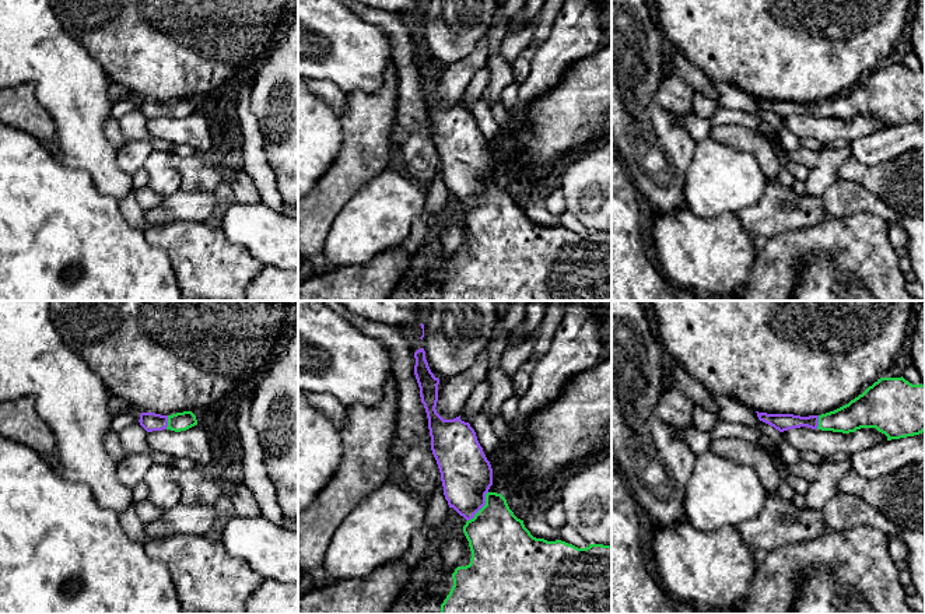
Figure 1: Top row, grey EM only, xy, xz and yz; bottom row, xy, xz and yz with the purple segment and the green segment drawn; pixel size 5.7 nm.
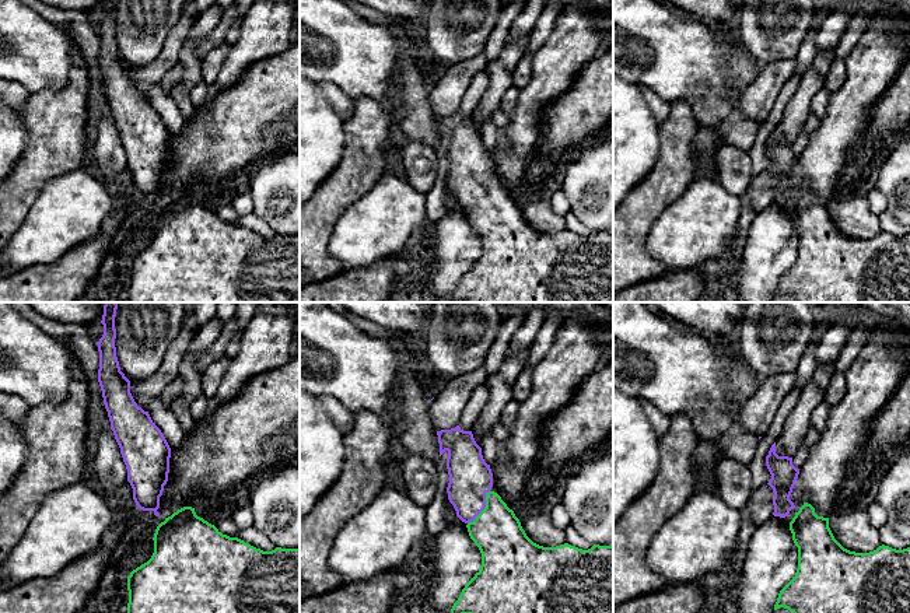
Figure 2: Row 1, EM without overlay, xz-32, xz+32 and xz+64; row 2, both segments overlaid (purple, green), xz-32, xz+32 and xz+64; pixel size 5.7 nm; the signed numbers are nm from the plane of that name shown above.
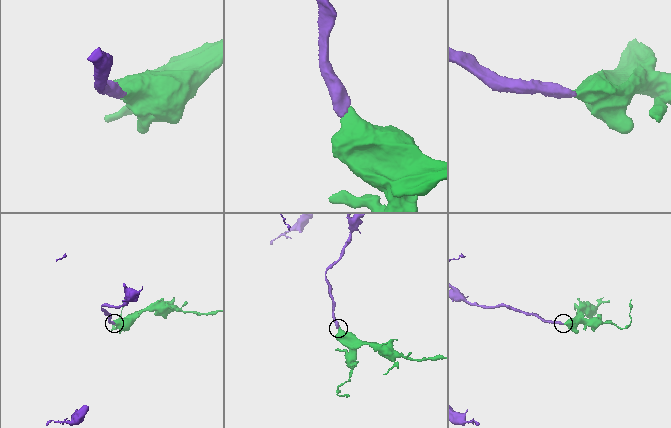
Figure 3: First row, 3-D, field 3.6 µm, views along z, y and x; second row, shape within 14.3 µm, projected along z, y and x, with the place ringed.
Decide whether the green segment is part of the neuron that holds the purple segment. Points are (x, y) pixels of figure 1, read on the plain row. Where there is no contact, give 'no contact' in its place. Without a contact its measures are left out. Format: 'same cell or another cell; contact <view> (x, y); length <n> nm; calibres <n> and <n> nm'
same cell; contact xz (483, 192); length 200 nm; calibres 300 and 340 nm

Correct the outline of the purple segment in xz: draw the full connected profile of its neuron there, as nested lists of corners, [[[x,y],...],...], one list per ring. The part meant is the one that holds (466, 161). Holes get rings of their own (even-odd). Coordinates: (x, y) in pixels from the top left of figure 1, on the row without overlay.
[[[424,35],[414,39],[414,62],[424,91],[431,137],[437,147],[444,182],[449,194],[453,194],[467,208],[463,220],[472,238],[470,250],[458,253],[452,260],[453,273],[441,291],[441,301],[612,301],[612,232],[589,231],[578,235],[561,227],[547,228],[536,225],[509,196],[507,186],[490,179],[493,155],[480,133],[474,116],[460,106],[444,106],[435,97],[439,66],[431,59]]]

